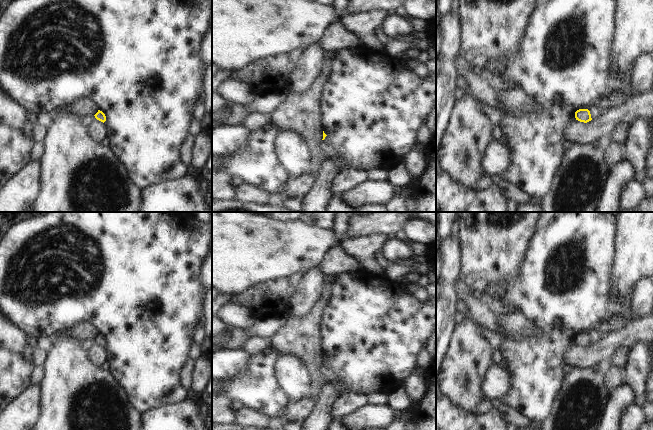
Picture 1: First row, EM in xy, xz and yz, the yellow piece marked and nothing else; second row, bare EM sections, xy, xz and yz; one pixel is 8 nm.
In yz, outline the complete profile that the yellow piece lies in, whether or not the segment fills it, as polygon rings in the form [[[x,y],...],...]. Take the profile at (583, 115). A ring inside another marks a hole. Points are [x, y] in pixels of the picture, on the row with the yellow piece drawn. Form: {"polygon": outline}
{"polygon": [[[579,109],[575,112],[576,120],[587,123],[592,120],[590,111],[588,109]]]}

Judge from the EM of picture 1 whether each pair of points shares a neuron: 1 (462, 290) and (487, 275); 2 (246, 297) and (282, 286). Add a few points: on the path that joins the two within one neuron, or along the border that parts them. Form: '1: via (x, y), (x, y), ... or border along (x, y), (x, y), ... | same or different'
1: border along (460, 278), (468, 286) | different
2: via (255, 297), (271, 297), (273, 295) | same

